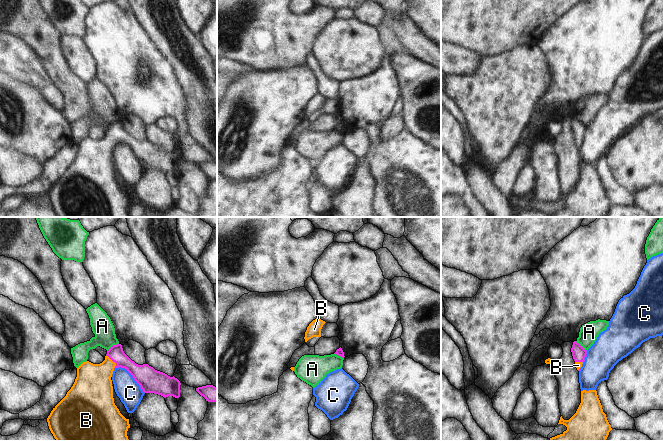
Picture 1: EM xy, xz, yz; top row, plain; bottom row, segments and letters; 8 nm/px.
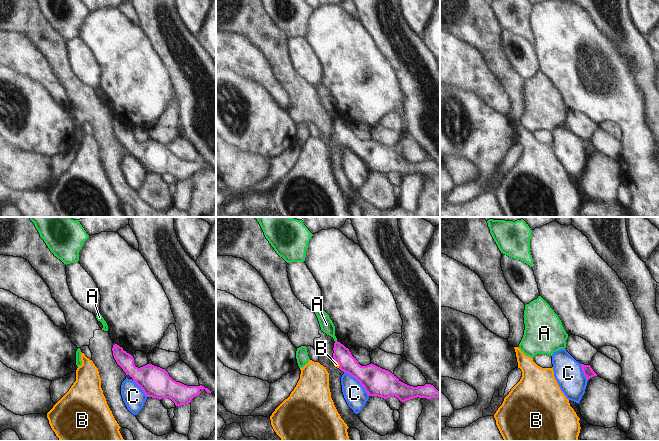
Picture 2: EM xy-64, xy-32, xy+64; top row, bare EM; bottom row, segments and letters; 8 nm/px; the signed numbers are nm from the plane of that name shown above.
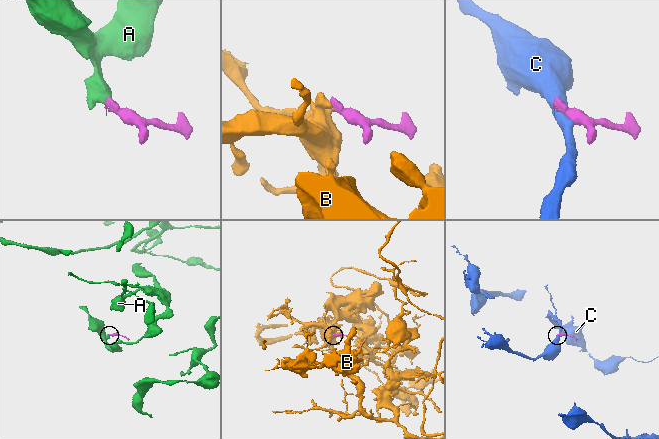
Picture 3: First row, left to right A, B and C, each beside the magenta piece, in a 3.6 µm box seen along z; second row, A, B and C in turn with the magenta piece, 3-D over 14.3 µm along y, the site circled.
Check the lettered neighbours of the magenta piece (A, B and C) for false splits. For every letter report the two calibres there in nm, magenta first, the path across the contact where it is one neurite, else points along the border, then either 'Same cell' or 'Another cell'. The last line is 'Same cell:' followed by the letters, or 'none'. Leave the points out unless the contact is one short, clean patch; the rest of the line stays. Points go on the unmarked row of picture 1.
A: Thickness 120 nm (magenta) against 170 nm. Boundary: xy (118, 119), (114, 120), (107, 127). Another cell
B: Thickness 140 nm (magenta) against 300 nm. Path across: xy (141, 149), (124, 137), (113, 137), (95, 155), (93, 161). Same cell
C: Thickness 190 nm (magenta) against 190 nm. Boundary: xy (114, 144), (124, 144), (144, 169). Another cell
Same cell: B

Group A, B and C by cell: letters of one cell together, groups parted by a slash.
A / B / C

